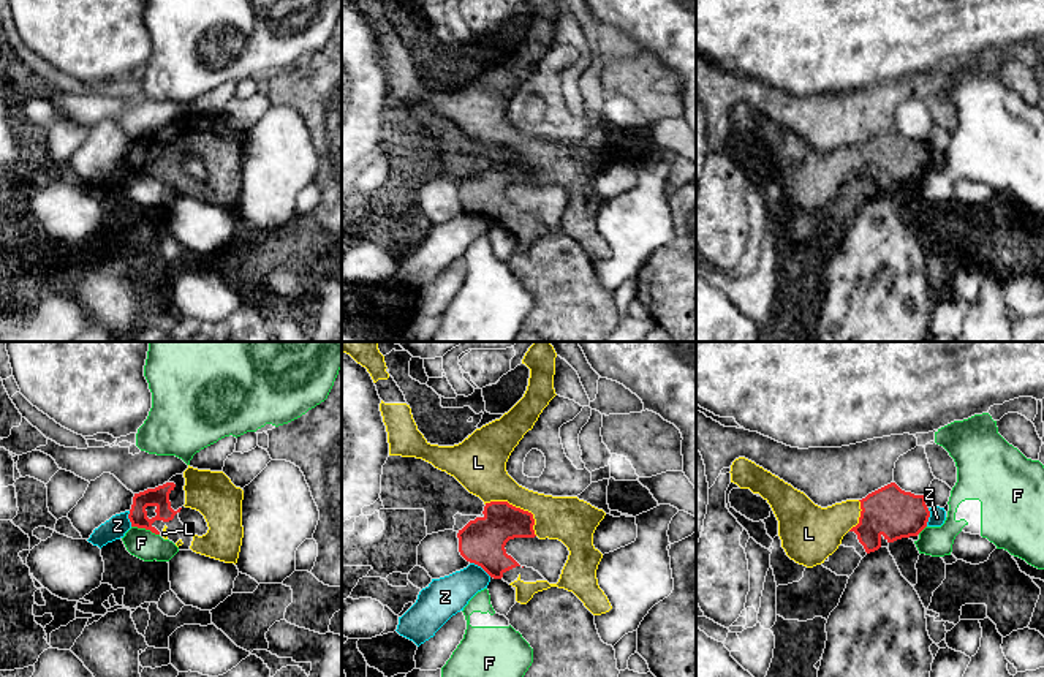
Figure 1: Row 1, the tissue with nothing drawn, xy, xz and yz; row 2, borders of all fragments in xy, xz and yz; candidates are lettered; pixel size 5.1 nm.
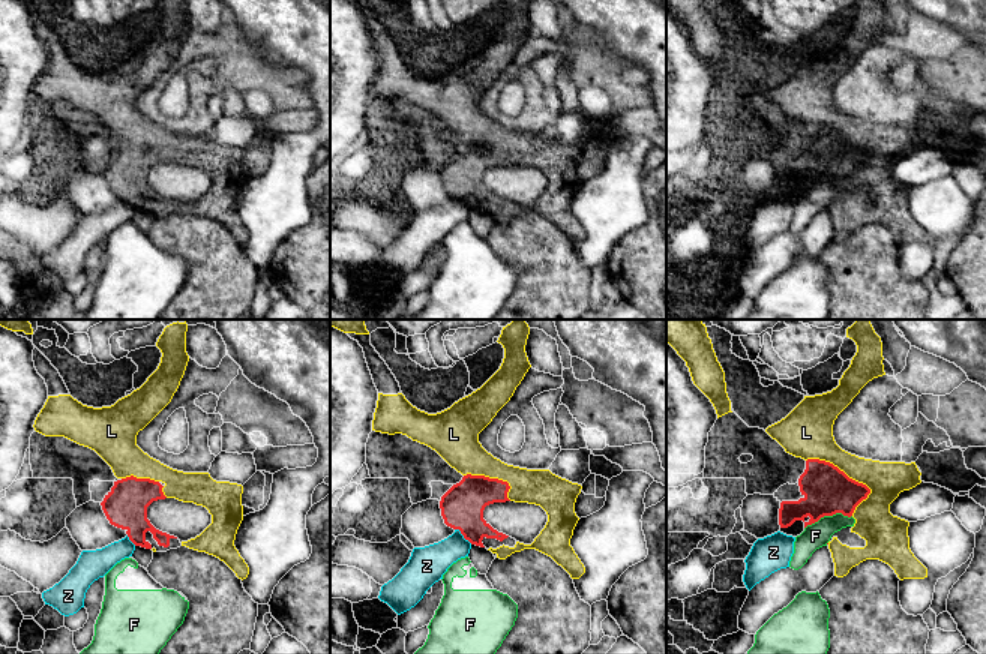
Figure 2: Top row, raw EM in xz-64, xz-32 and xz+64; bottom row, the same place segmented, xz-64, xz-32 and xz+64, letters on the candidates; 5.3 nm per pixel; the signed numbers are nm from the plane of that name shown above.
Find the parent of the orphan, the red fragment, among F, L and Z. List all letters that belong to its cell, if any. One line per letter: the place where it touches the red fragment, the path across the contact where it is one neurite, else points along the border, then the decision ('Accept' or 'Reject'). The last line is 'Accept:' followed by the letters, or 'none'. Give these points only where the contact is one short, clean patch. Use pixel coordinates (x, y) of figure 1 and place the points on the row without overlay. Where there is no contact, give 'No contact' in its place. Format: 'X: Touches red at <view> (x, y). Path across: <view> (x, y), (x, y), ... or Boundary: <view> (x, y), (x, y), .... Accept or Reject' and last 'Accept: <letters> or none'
F: Touches red at xy (146, 174). Boundary: xy (132, 171), (149, 174), (158, 181). Reject
L: Touches red at xz (519, 154). Accept
Z: Touches red at xz (481, 212). Boundary: xz (470, 208), (481, 212), (491, 222). Reject
Accept: L

